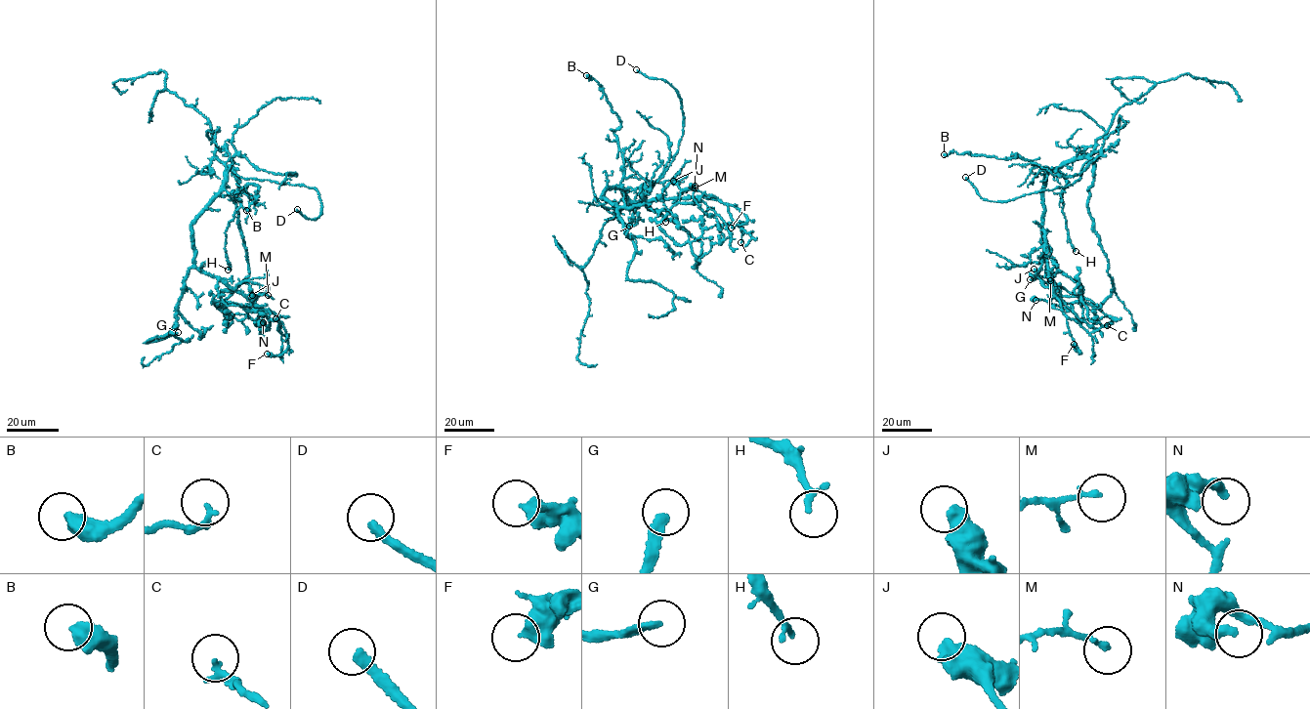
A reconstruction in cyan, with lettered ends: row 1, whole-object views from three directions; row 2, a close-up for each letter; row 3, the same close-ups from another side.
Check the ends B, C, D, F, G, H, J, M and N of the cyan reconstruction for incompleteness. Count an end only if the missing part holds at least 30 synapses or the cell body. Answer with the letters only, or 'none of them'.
D, G

